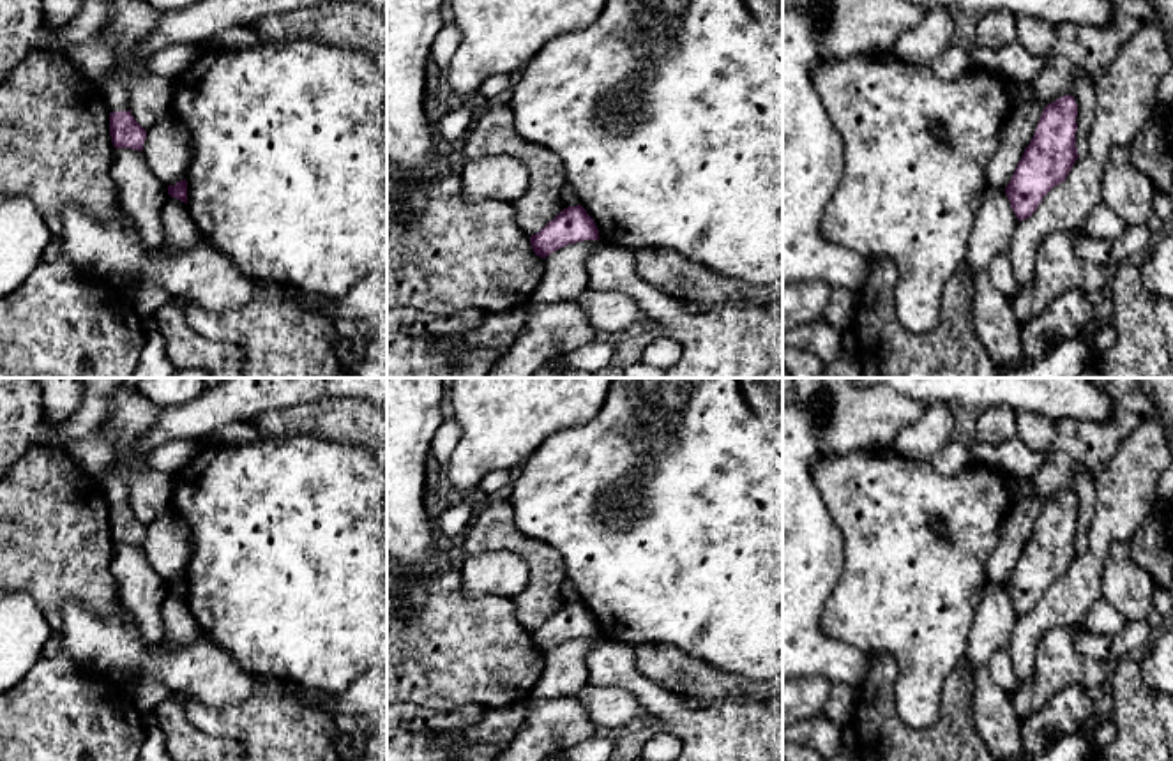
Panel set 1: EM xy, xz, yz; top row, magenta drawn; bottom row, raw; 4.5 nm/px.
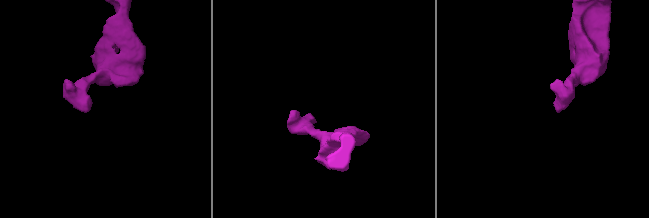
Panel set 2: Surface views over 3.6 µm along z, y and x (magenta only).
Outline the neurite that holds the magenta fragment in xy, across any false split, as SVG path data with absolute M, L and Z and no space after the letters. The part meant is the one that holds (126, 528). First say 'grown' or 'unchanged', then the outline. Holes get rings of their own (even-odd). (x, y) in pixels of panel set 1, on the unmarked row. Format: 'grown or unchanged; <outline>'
unchanged; M131 507L110 509L110 531L115 544L143 546L147 526L134 516Z

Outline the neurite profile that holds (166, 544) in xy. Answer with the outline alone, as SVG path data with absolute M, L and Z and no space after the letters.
M166 510L147 524L143 551L157 574L175 581L187 572L193 553L189 526L178 512Z

